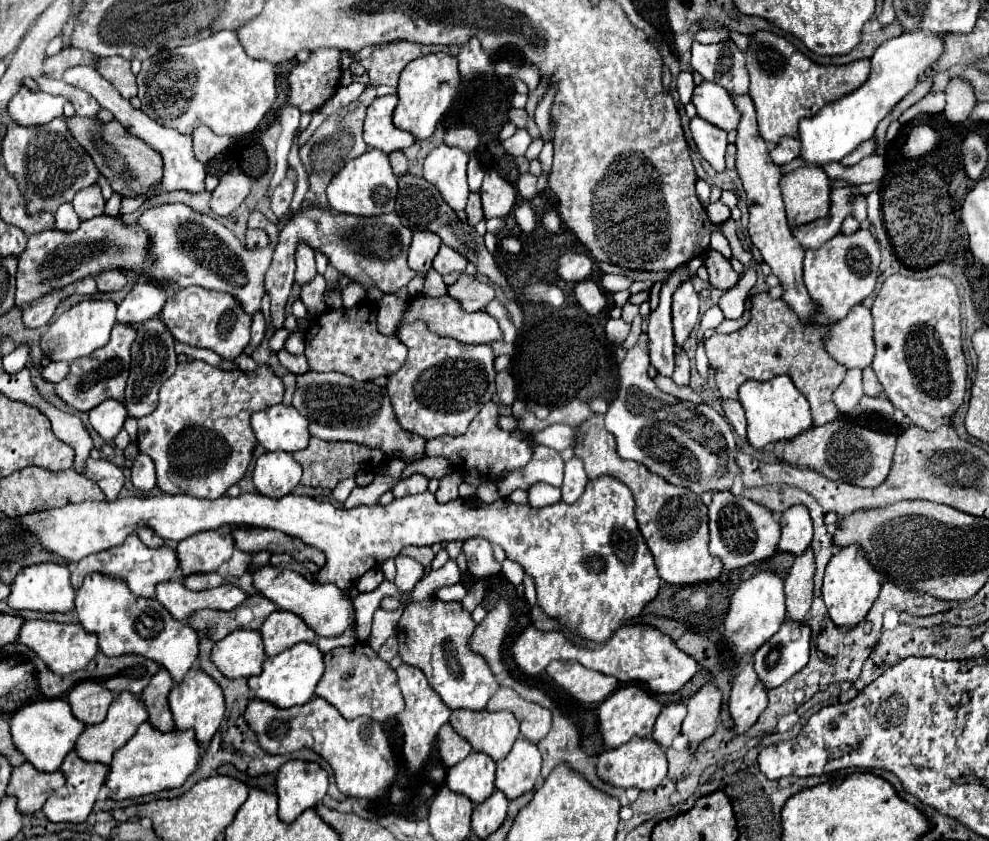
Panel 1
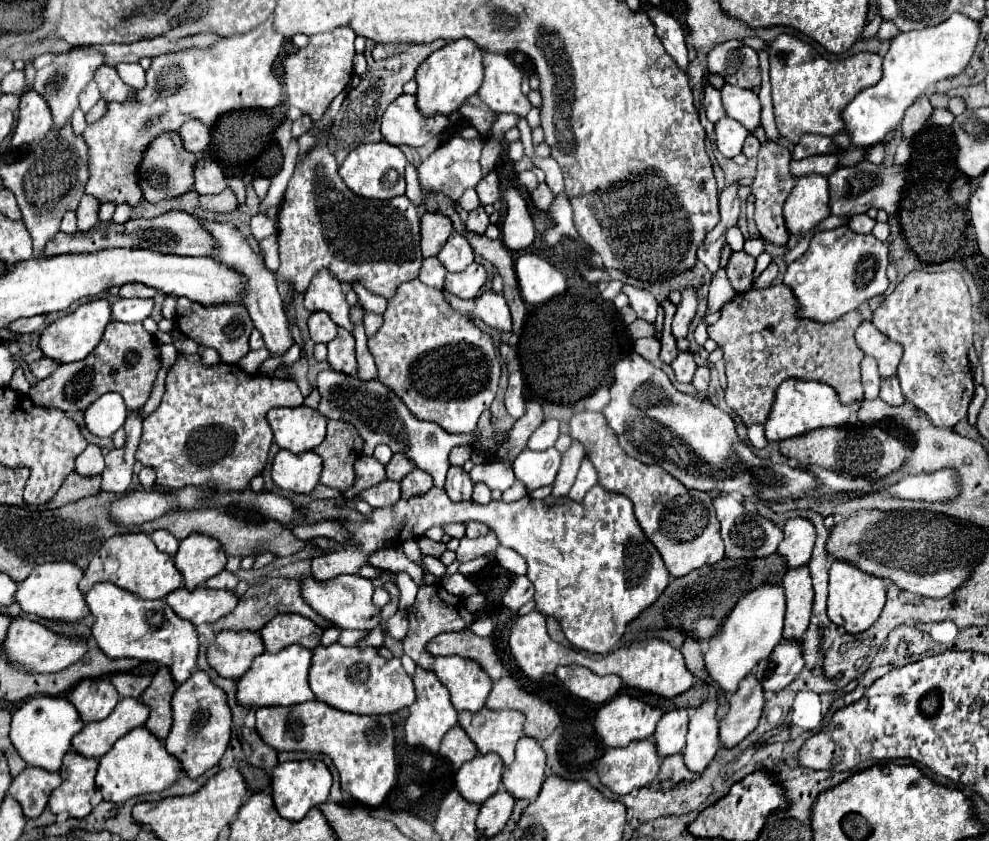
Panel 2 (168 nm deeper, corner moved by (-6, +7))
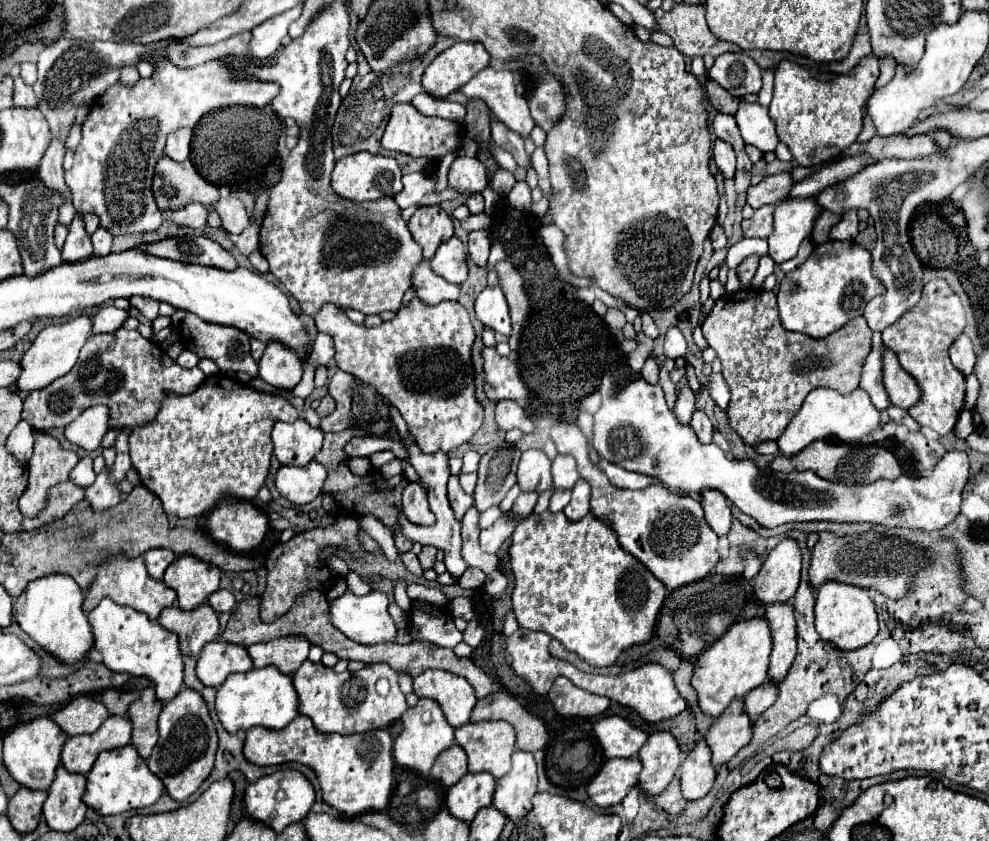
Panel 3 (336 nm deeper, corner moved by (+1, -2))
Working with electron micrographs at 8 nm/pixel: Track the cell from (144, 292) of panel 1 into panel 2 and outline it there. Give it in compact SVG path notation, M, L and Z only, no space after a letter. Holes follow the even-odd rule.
M118 298L112 304L112 318L120 322L142 322L152 314L154 298Z

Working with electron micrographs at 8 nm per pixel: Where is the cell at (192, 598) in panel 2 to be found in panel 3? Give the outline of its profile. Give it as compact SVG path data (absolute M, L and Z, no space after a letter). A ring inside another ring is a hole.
M201 605L191 613L183 613L183 609L167 607L157 617L157 623L175 633L179 637L179 649L183 655L199 657L205 643L215 641L219 635L219 619L211 605Z

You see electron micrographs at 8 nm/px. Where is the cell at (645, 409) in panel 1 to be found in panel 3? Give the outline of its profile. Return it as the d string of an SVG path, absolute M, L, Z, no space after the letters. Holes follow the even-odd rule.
M645 379L631 381L623 391L617 395L605 397L601 409L593 415L593 439L591 445L595 451L627 471L643 473L649 477L657 477L669 489L683 489L683 491L699 491L703 487L713 487L725 493L725 497L737 505L745 515L753 517L761 527L773 529L783 523L795 521L835 521L835 523L881 523L885 527L907 527L915 531L939 531L949 525L961 507L961 491L969 481L969 457L965 451L947 451L943 459L935 465L933 477L907 477L901 475L895 481L879 479L865 485L843 485L827 481L813 471L791 471L791 473L777 473L771 471L763 475L751 461L729 461L725 453L715 445L703 445L695 437L689 425L679 425L675 413L667 407L663 389L659 385L651 385Z

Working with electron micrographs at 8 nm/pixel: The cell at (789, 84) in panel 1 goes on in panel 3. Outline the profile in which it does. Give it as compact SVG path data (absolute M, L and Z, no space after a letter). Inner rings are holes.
M875 55L863 57L847 75L819 73L803 69L797 63L781 61L775 69L773 101L769 115L777 123L777 133L791 149L795 161L803 167L817 167L841 155L847 145L857 141L863 129L863 107L873 93L879 77L879 59Z

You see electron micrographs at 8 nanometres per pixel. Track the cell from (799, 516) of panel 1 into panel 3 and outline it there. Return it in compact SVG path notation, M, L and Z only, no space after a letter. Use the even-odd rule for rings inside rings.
M783 539L767 557L753 581L755 599L763 605L787 603L799 585L801 549L793 539Z

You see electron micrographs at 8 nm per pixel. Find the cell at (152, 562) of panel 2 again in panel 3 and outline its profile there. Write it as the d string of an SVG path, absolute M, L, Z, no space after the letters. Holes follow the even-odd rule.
M123 555L109 557L109 559L99 567L97 579L93 581L91 589L85 593L85 603L83 603L85 613L89 613L91 609L95 609L95 605L99 605L99 601L101 601L103 597L109 597L109 599L113 599L115 603L133 607L133 609L145 613L151 621L155 621L155 619L159 617L159 613L161 613L165 607L171 607L171 605L175 603L175 591L169 589L165 583L155 581L153 577L149 577L149 573L145 573L145 571L147 571L147 569L145 569L141 557L137 557L137 559L125 559Z

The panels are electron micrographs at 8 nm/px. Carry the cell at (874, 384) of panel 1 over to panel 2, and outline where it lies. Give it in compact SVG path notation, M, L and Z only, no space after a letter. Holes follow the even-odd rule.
M890 376L890 378L880 378L880 398L892 406L896 404L902 404L904 402L904 396L900 392L900 384L898 384L898 378L896 376Z

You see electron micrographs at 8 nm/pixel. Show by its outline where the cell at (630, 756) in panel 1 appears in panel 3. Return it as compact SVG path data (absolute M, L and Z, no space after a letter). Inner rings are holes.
M633 757L631 761L609 759L603 769L591 779L587 787L589 799L599 807L611 807L623 801L623 797L635 789L635 781L639 775L639 761Z

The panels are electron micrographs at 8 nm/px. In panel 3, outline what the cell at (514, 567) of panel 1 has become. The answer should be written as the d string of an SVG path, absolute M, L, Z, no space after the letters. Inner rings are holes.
M539 449L525 451L519 461L517 485L521 491L535 491L535 493L551 489L553 487L551 459Z

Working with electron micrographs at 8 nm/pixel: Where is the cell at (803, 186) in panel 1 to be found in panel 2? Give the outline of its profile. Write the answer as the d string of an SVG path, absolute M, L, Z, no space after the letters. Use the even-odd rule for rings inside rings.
M800 176L784 204L784 218L790 234L802 234L830 216L828 208L828 176Z

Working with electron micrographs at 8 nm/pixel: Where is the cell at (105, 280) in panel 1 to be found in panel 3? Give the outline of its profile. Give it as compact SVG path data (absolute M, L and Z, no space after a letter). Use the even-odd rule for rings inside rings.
M131 297L129 301L131 301L131 305L135 305L149 321L157 319L157 315L159 315L159 301L155 301L155 299L151 299L151 297Z

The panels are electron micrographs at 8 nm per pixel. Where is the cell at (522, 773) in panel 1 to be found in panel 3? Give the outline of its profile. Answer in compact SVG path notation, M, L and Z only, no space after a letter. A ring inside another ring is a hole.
M515 751L513 767L497 779L493 807L505 813L511 821L525 817L531 811L531 799L537 793L537 767L531 753Z

